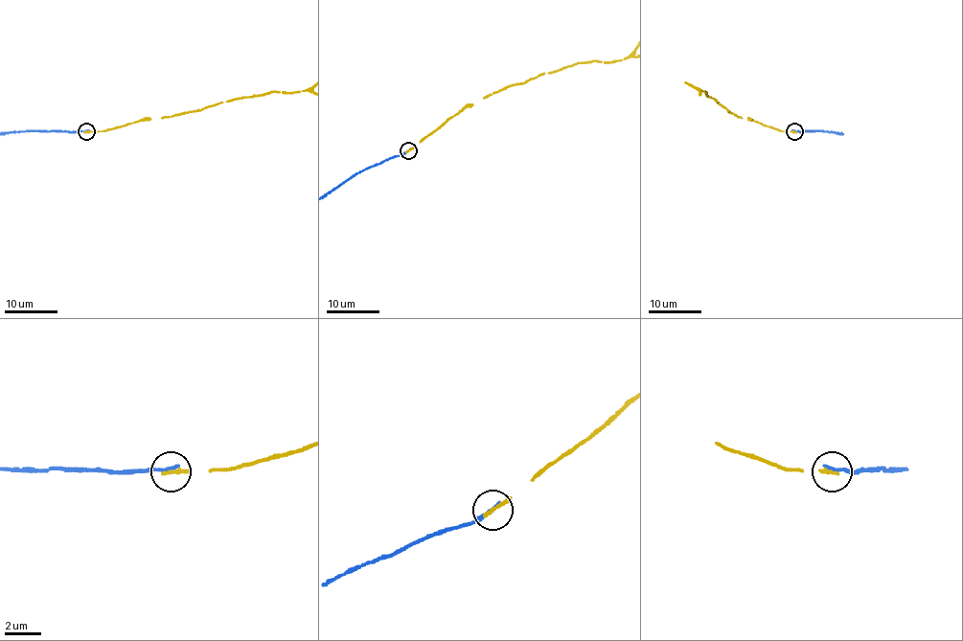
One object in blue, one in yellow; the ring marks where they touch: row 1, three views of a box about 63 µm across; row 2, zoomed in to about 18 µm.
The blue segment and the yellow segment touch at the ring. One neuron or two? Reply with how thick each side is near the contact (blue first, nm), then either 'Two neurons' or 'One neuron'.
Thickness 200 nm (blue) against 200 nm. Two neurons

